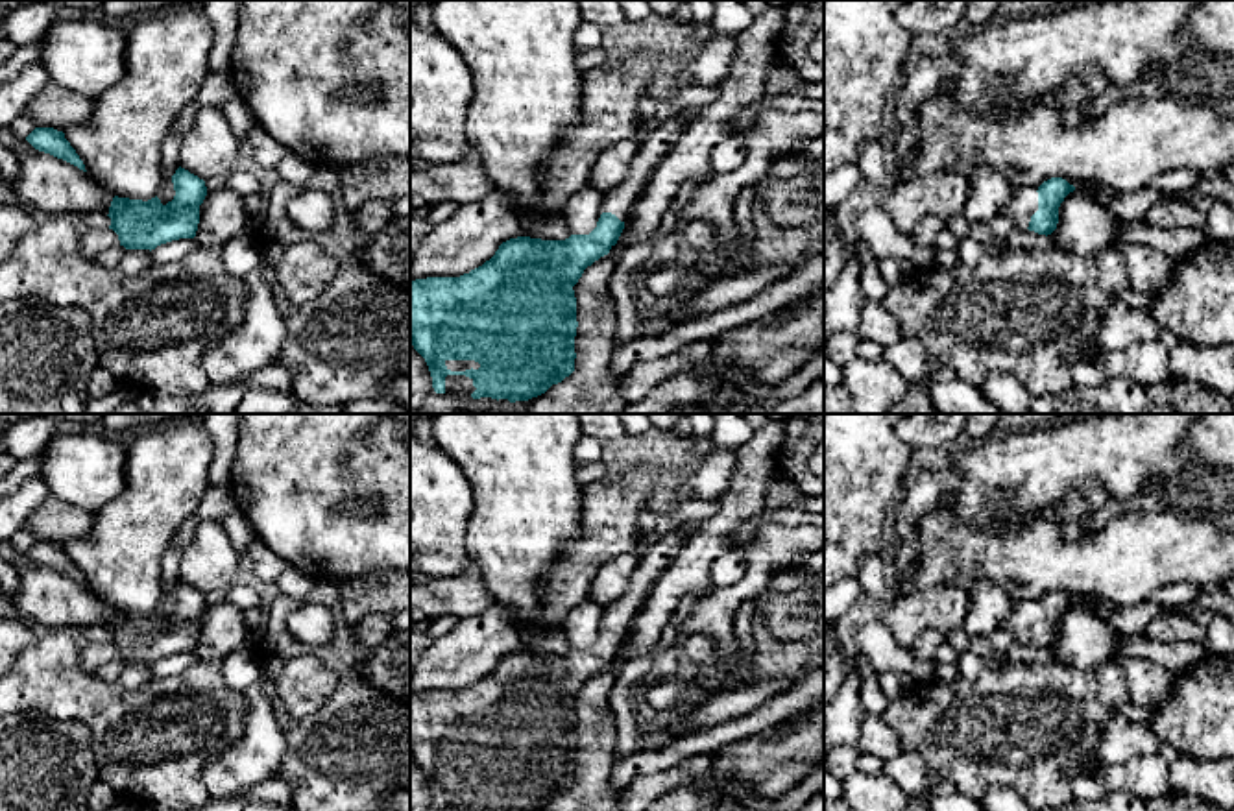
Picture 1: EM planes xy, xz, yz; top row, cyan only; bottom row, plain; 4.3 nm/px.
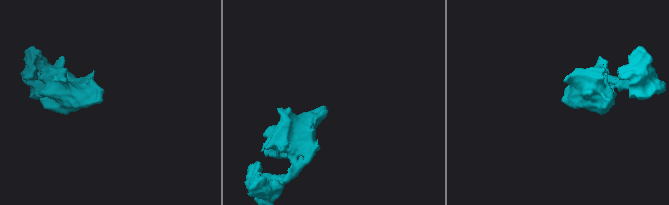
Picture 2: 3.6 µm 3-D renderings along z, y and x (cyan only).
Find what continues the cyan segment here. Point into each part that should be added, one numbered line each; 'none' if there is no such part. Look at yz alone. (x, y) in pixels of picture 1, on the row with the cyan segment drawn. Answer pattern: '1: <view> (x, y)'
1: yz (1024, 202)

